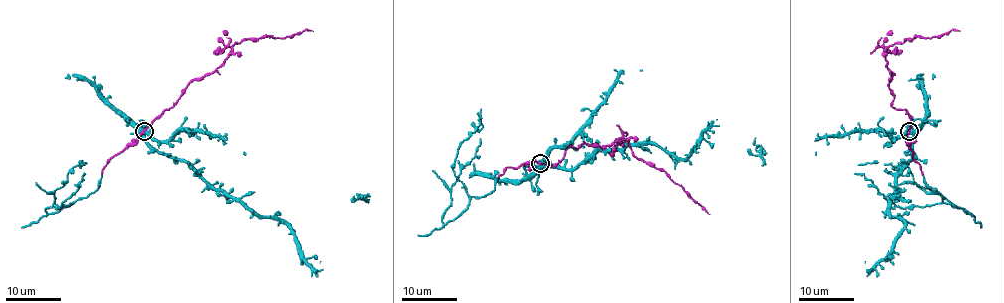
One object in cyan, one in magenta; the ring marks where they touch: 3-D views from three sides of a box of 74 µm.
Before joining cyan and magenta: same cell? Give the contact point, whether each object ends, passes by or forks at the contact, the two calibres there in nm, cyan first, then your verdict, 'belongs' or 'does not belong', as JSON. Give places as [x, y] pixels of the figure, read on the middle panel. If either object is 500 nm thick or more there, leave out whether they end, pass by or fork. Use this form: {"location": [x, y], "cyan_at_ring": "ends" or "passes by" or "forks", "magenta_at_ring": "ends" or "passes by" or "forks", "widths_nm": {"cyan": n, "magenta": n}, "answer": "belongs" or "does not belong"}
{"location": [540, 163], "cyan_at_ring": "forks", "magenta_at_ring": "passes by", "widths_nm": {"cyan": 460, "magenta": 280}, "answer": "belongs"}

